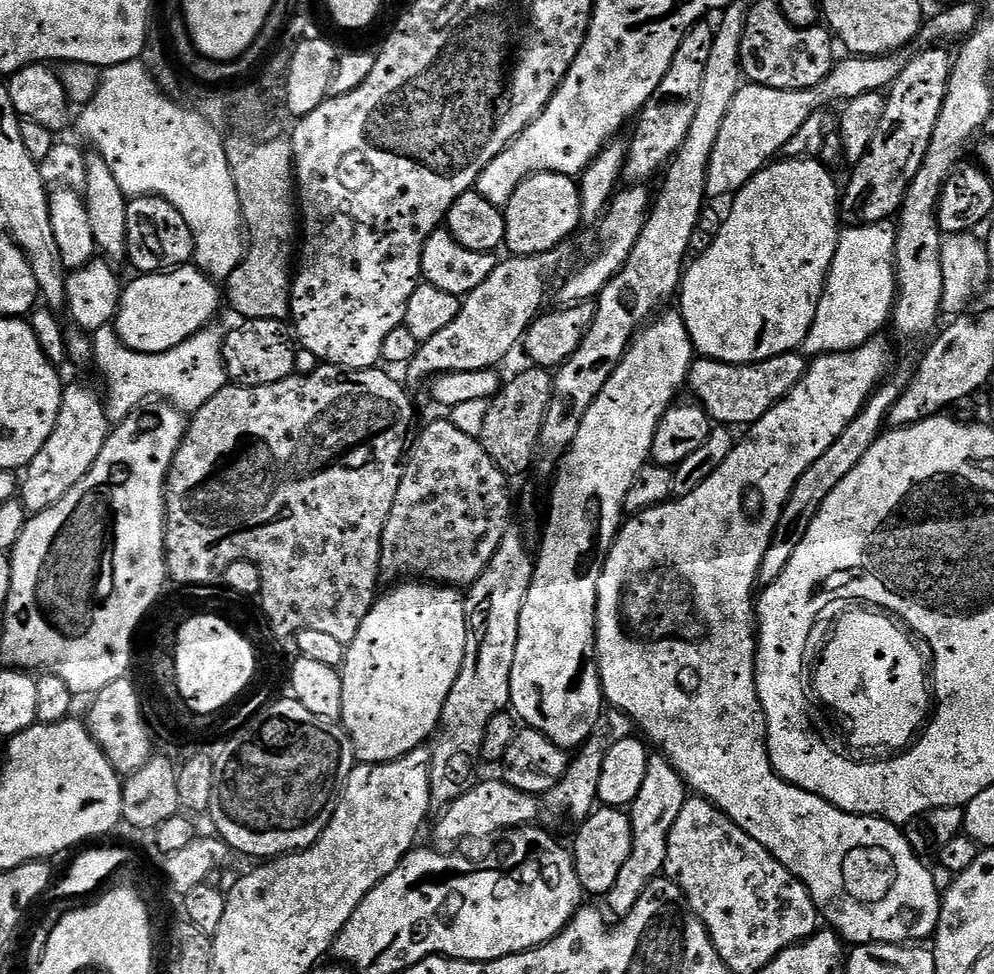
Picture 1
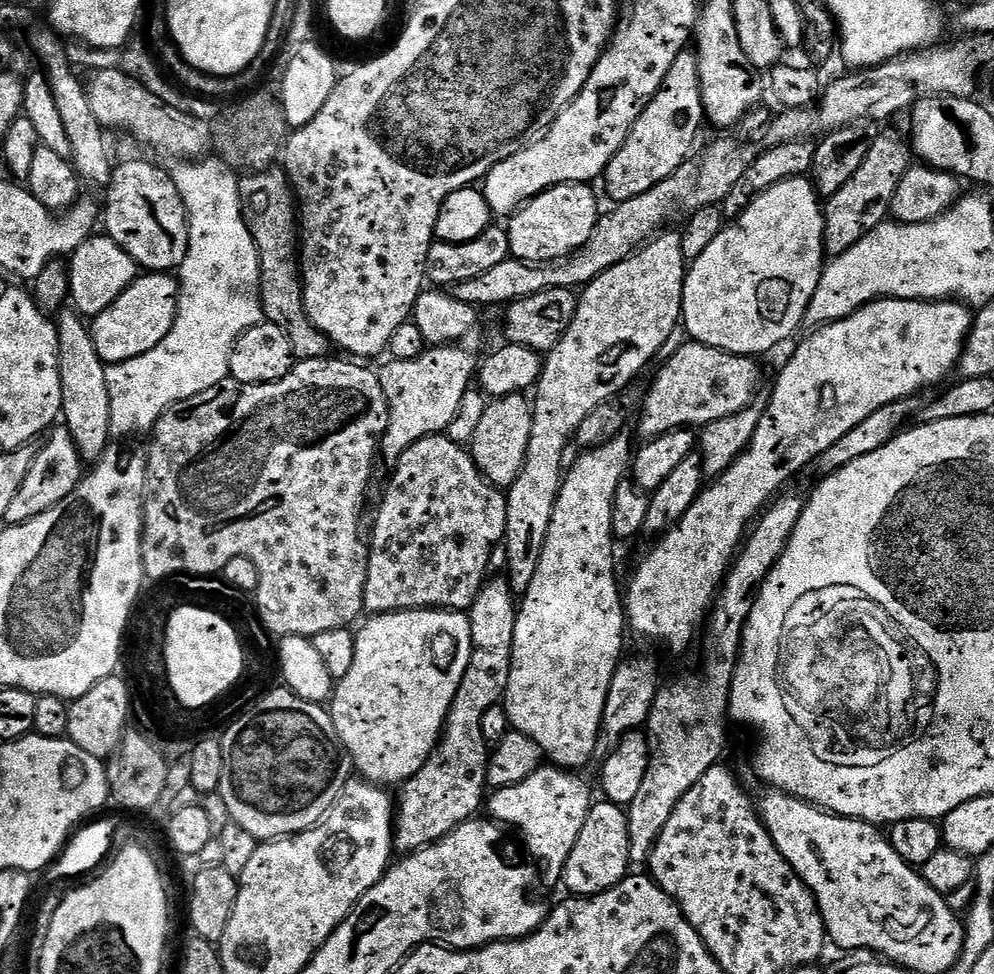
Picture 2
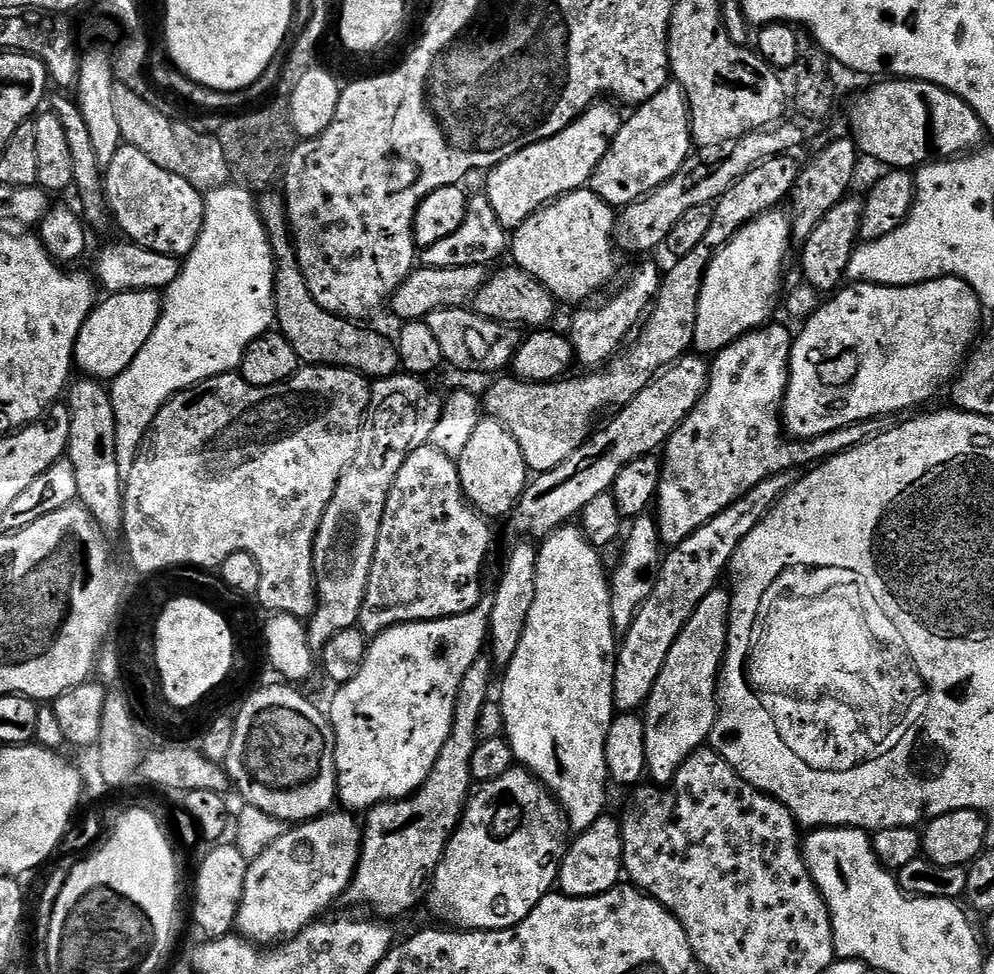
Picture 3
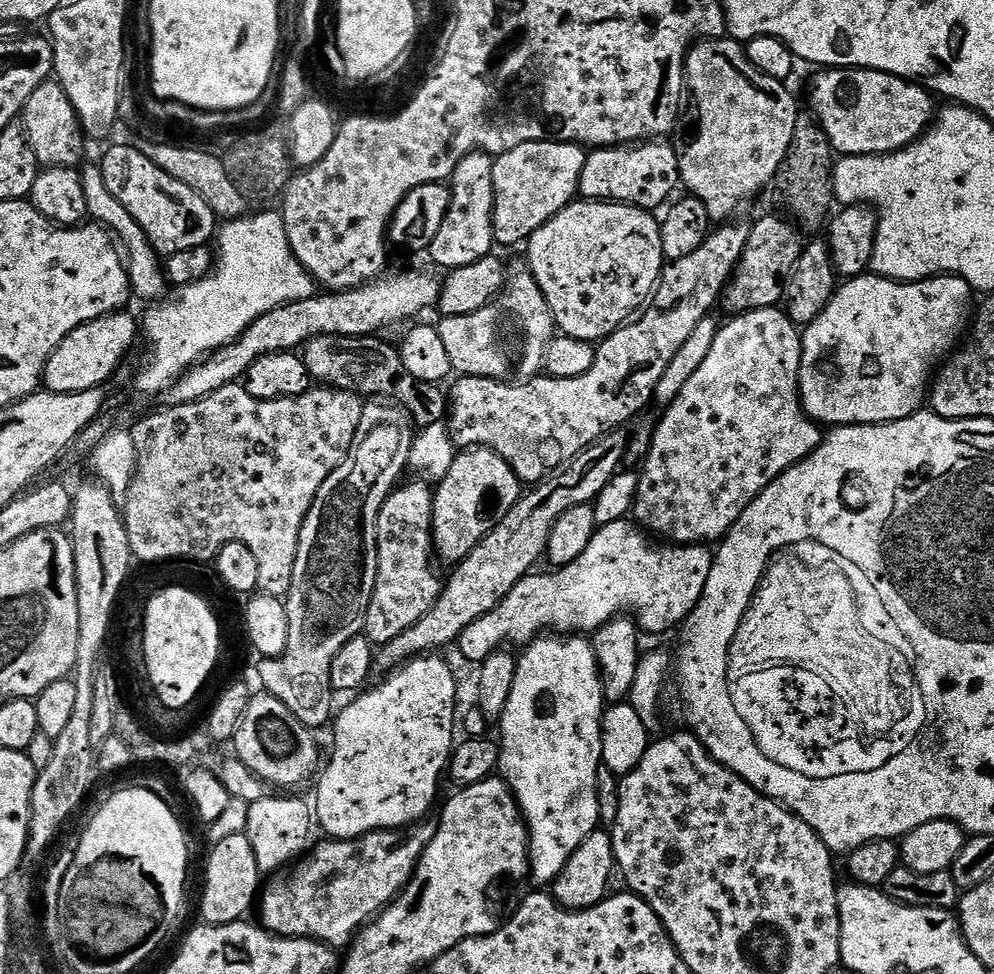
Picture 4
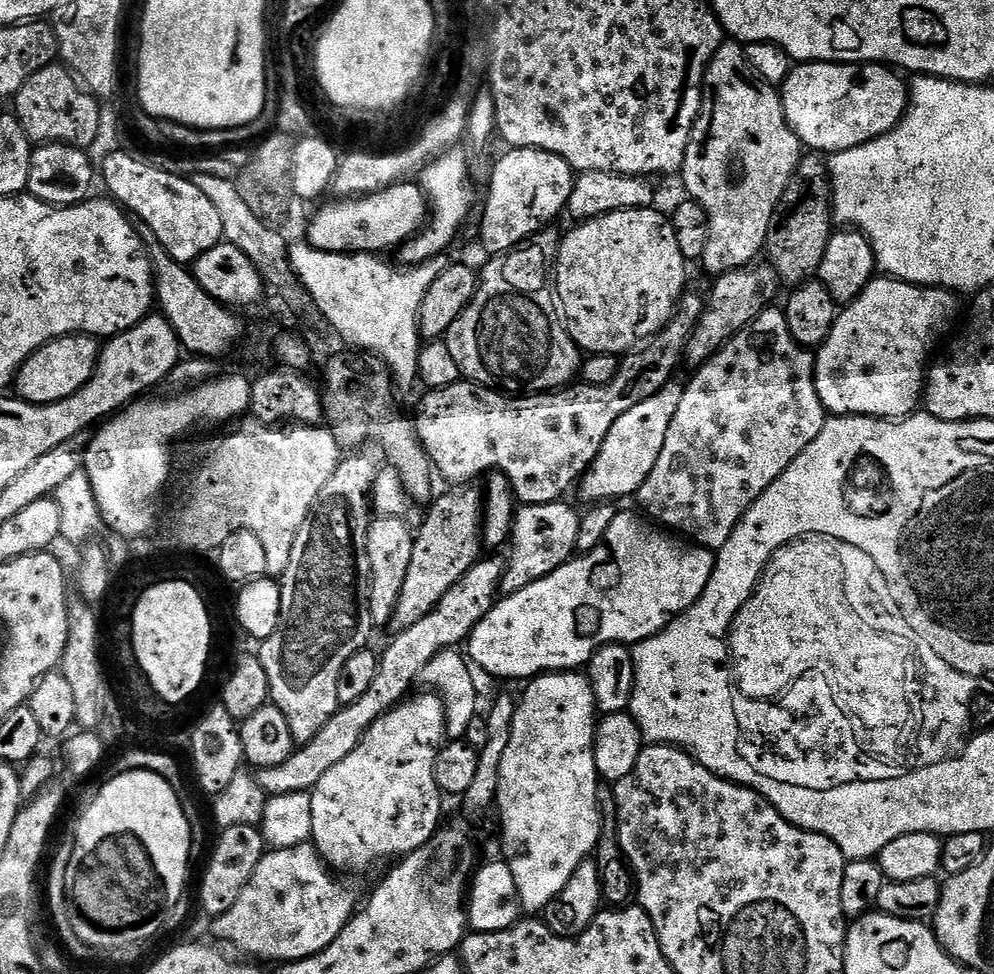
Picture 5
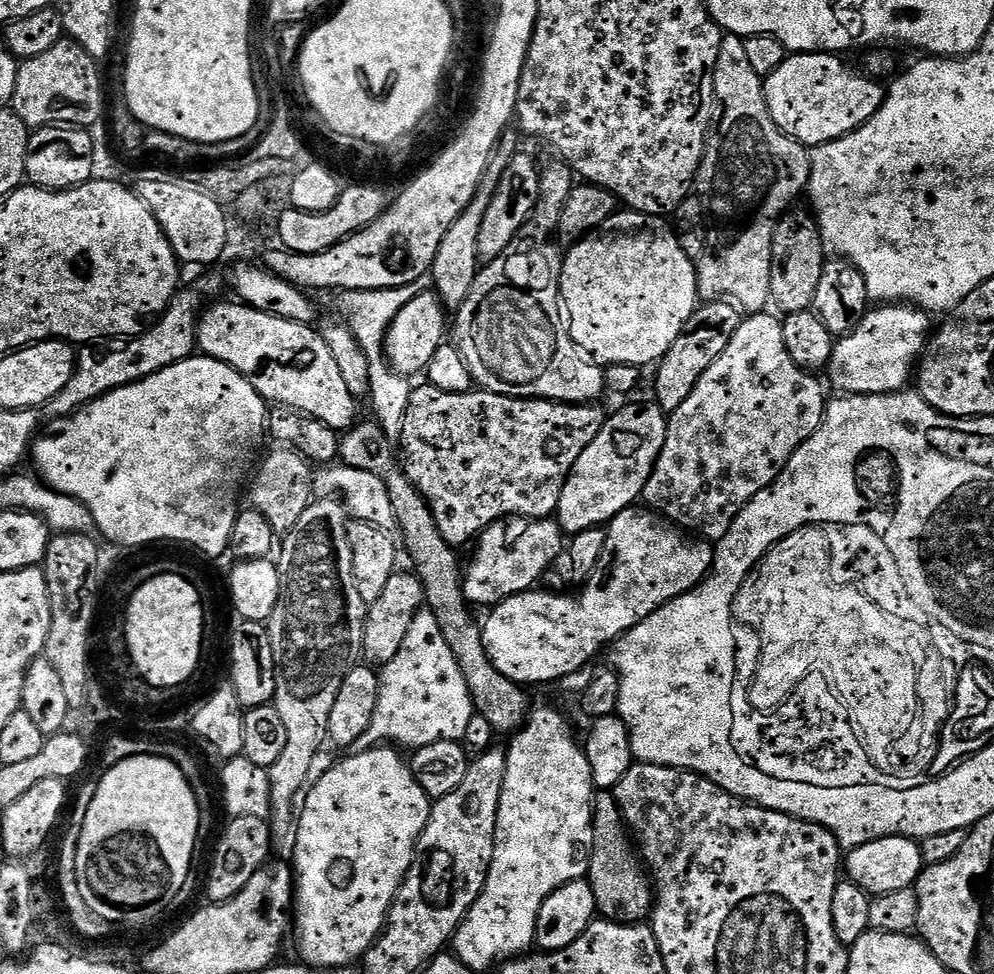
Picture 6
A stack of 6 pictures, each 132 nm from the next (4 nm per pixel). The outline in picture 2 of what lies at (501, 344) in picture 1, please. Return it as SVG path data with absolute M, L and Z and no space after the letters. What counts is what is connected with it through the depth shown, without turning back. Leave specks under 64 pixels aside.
M432 346L418 358L409 360L387 361L384 369L379 369L378 375L382 382L382 390L388 399L388 429L384 431L384 438L380 442L380 452L391 462L399 461L400 455L411 444L427 436L447 433L450 422L458 414L458 406L462 406L462 398L470 391L471 382L478 372L478 364L468 352L463 352L460 346Z

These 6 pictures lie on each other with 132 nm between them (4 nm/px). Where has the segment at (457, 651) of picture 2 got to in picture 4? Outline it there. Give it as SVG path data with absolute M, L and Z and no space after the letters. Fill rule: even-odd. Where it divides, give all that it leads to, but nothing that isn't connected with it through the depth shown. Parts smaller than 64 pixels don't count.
M628 518L601 524L590 538L590 546L586 546L586 550L582 550L574 562L557 567L549 576L525 576L494 610L490 610L490 614L466 626L458 641L458 648L468 652L473 662L479 662L505 646L527 646L541 634L591 634L621 614L635 620L644 634L679 629L695 610L696 603L702 598L702 590L706 590L706 578L710 578L713 557L713 553L706 549L699 544L677 546L672 542L657 542ZM425 654L401 664L387 673L377 688L361 691L353 704L335 713L336 741L332 744L332 757L329 760L327 757L326 767L315 781L314 816L319 827L320 824L324 827L325 837L353 840L382 828L406 828L431 813L428 811L436 800L440 775L445 775L448 761L452 759L452 723L458 720L456 680L451 666L440 656L443 655Z

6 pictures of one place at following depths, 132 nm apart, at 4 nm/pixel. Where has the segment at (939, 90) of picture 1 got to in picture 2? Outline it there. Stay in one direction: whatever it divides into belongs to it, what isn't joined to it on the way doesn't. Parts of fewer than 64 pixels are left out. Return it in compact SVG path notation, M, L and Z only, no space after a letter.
M888 132L877 135L876 141L870 146L862 166L838 194L827 197L824 209L824 250L829 257L841 256L850 250L870 230L885 223L889 219L892 210L892 199L894 190L900 179L906 174L910 167L910 148L900 136Z

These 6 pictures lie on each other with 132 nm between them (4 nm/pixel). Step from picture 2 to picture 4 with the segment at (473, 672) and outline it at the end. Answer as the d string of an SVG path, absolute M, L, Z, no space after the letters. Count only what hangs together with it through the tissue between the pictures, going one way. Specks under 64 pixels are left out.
M425 818L417 823L409 824L406 828L382 828L378 832L367 832L364 836L359 836L353 840L333 840L331 838L321 839L321 844L312 852L309 860L301 859L296 870L289 874L285 880L276 880L272 885L263 889L262 895L258 900L258 912L260 908L259 923L267 932L271 932L274 936L297 936L298 938L306 938L307 940L320 940L324 944L328 944L331 948L340 950L352 943L357 932L366 924L372 923L393 900L399 896L402 889L408 884L408 880L412 876L412 871L418 866L421 854L426 850L426 846L430 846L430 842L434 842L434 834L436 833L437 821L432 818Z

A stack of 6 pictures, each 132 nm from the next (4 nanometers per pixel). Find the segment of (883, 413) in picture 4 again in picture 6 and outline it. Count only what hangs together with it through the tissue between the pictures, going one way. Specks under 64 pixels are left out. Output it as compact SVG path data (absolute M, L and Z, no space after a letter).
M885 303L883 306L873 307L865 312L864 317L852 332L847 332L833 343L832 357L826 369L827 383L837 389L840 394L849 396L869 396L870 394L886 394L899 392L904 384L913 379L914 369L930 339L928 328L929 313L918 307L909 306L907 303Z

